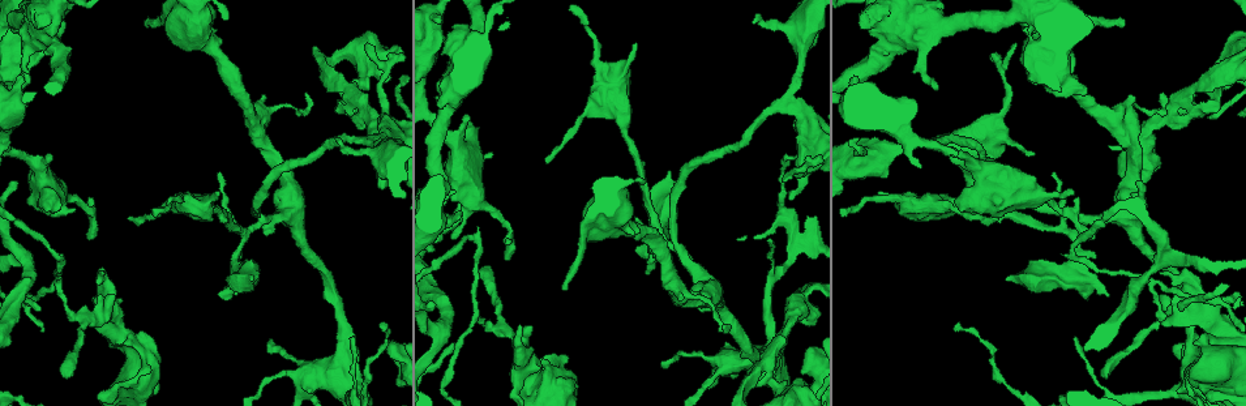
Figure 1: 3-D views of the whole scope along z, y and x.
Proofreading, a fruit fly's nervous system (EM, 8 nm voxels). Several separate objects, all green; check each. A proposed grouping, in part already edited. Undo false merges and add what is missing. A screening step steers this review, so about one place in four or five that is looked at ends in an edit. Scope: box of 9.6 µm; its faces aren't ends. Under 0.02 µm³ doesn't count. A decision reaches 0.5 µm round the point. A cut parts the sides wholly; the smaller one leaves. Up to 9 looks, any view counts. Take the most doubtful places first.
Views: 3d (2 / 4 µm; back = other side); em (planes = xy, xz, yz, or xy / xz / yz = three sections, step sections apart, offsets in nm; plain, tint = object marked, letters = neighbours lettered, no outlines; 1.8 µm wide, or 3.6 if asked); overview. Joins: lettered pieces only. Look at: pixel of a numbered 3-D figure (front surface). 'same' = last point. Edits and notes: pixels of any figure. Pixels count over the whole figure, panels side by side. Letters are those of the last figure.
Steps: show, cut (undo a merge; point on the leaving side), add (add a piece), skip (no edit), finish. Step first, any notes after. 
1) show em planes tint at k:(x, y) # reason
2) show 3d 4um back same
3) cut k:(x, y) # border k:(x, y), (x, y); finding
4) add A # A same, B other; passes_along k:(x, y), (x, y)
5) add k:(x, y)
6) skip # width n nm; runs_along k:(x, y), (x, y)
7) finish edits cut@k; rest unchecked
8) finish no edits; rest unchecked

show 3d 4um at 1:(770, 375) # touches itself

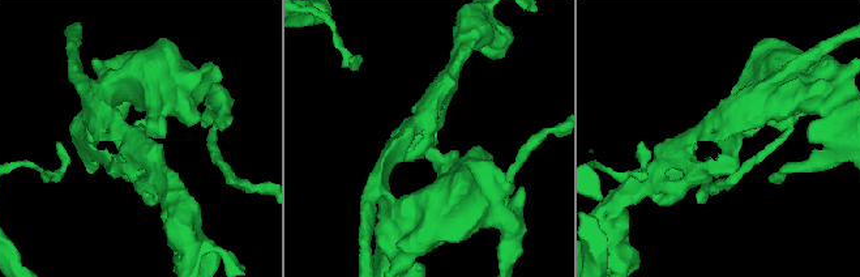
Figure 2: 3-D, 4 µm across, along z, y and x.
show em xz step 16 tint at 2:(429, 142)

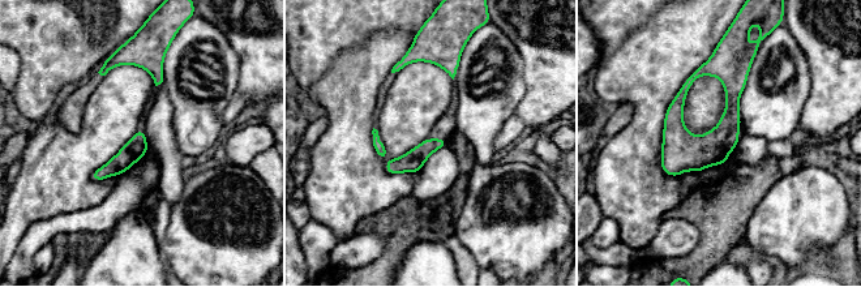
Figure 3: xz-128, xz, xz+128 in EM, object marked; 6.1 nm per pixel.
show em planes letters same # another direction

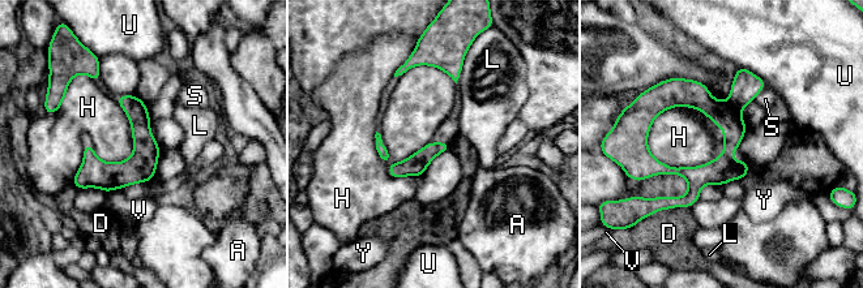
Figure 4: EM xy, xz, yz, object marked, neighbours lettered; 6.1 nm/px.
cut 4:(695, 94) # A other, D other, H other, L other, S other, U other, V other, Y other; part_leaving 4:(133, 98), (140, 155), (76, 181); a second neuron is stuck on

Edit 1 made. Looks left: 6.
show em planes letters at 1:(265, 219) # four-way junction

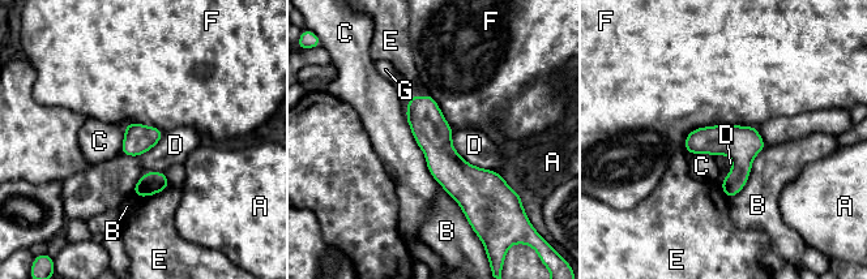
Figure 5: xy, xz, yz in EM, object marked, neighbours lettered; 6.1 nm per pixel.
skip # longest_contact C 600 nm; A other, B other, C other, D other, E other, F other, G other; border 5:(452, 132), (461, 157), (500, 175); one neuron here

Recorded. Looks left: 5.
show em yz step 8 tint at 1:(92, 318)

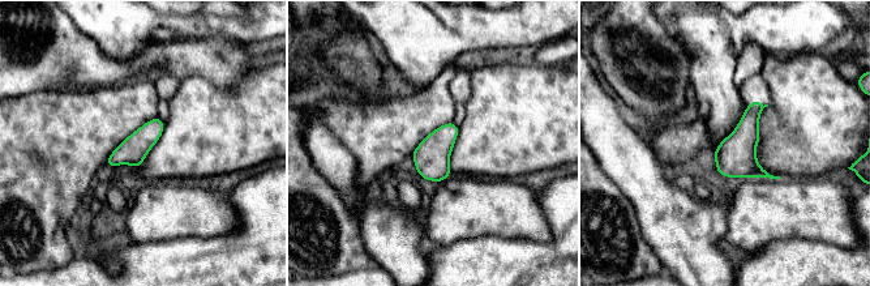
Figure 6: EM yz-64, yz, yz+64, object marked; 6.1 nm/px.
show em planes letters same # another direction

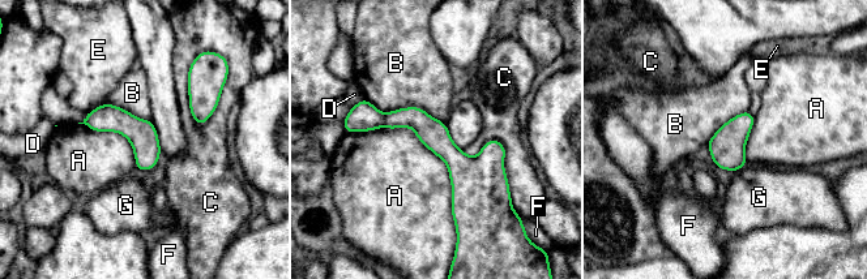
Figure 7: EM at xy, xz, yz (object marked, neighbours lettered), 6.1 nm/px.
cut 7:(415, 117) # width 180 nm; A other, B other, C other, D other, E other, F other, G other; part_leaving 7:(88, 116), (119, 120), (153, 162); two neurons meet here

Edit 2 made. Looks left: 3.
finish edits cut@4, cut@7; rest unchecked

